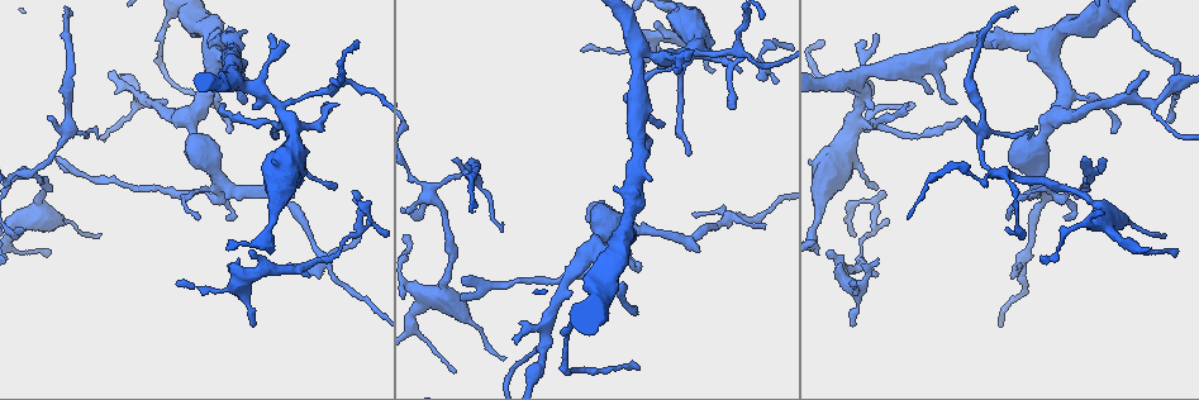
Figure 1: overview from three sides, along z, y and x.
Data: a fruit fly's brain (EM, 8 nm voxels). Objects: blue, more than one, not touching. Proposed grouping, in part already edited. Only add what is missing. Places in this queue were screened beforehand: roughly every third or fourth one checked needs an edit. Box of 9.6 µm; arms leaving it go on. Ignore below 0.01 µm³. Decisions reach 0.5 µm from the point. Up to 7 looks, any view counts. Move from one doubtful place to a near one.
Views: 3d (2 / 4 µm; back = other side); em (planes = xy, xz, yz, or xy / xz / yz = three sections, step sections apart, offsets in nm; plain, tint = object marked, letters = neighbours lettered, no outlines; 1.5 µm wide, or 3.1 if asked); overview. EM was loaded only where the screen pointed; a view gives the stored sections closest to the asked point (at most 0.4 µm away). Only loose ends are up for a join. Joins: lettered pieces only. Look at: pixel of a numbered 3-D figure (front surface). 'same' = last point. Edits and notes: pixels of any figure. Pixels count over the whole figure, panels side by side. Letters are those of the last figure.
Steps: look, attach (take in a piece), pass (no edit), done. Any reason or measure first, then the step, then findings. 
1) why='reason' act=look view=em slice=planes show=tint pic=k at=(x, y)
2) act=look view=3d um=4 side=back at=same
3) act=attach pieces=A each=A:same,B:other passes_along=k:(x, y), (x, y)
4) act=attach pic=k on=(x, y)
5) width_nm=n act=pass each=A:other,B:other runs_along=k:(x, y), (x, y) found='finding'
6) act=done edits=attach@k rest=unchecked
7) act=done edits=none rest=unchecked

why='free end' act=look view=3d um=2 pic=1 at=(634, 306)

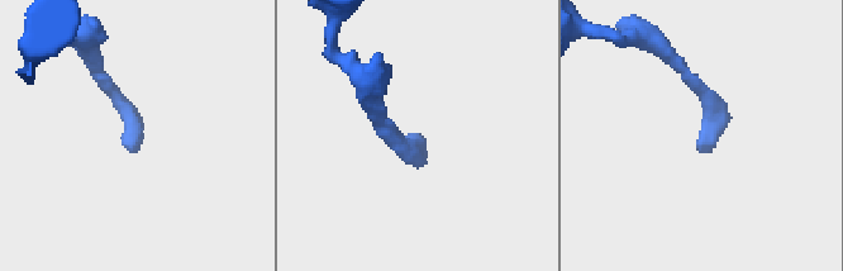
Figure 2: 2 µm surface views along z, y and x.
why='shape alone is not enough' act=look view=em slice=planes show=letters pic=2 at=(136, 151)

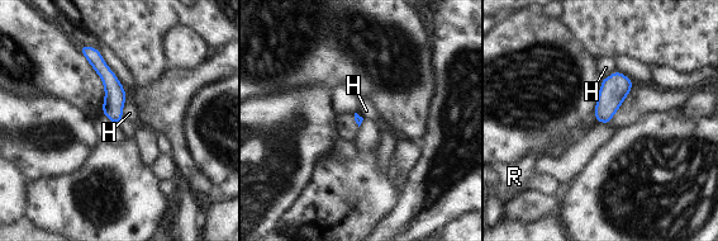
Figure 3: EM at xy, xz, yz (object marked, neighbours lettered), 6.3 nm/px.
act=pass each=H:other,R:other border=3:(98, 50), (105, 65), (123, 85) found='none of them fits'

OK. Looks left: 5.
why='an open end' act=look view=3d um=4 pic=1 at=(908, 104)

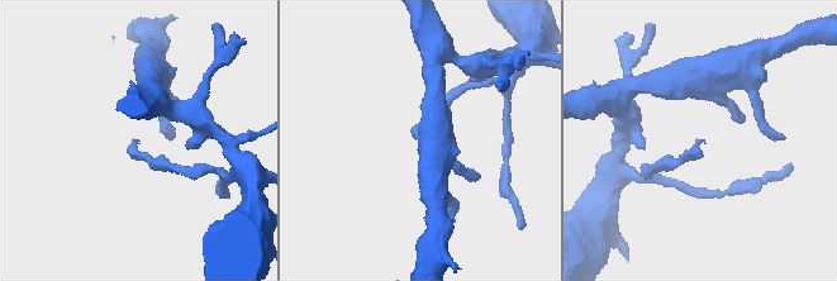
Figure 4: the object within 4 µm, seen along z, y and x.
act=look view=em slice=planes show=plain pic=4 at=(418, 136)

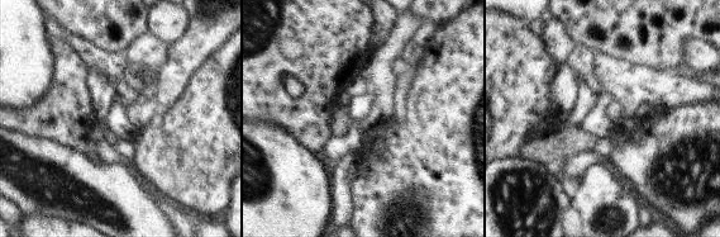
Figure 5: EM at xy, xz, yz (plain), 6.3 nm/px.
why='what lies round it' act=look view=em slice=planes show=letters at=same

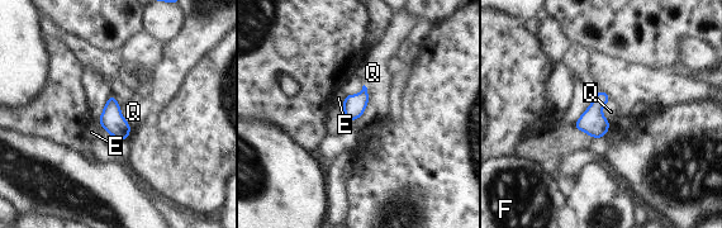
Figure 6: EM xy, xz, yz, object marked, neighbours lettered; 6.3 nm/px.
width_nm=140 act=pass each=E:other,F:other,Q:other border=6:(364, 84), (367, 105), (352, 122) found='none of them fits'

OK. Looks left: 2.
why='branch stops here' act=look view=em slice=yz step=8 show=letters pic=1 at=(282, 43)

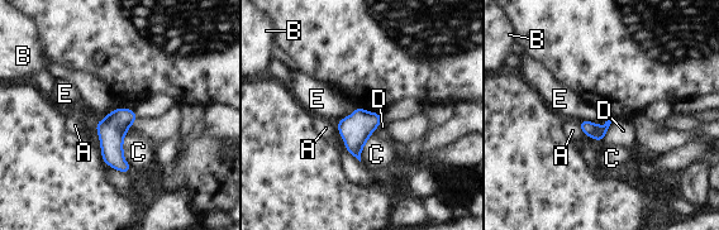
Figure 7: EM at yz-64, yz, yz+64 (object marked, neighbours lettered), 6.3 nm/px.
longest_contact=C:240nm act=pass each=A:other,B:other,C:other,D:other,E:other found='none of them fits'

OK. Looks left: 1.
act=done edits=none rest=unchecked

